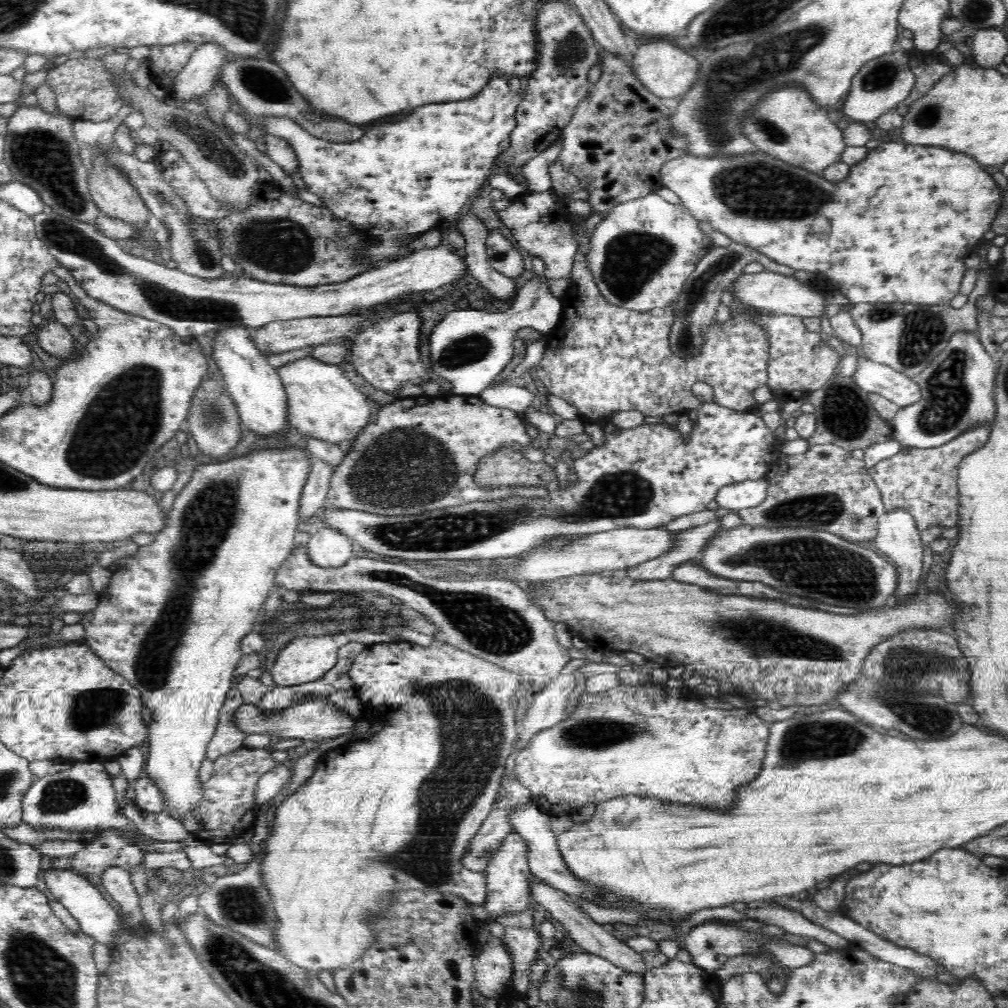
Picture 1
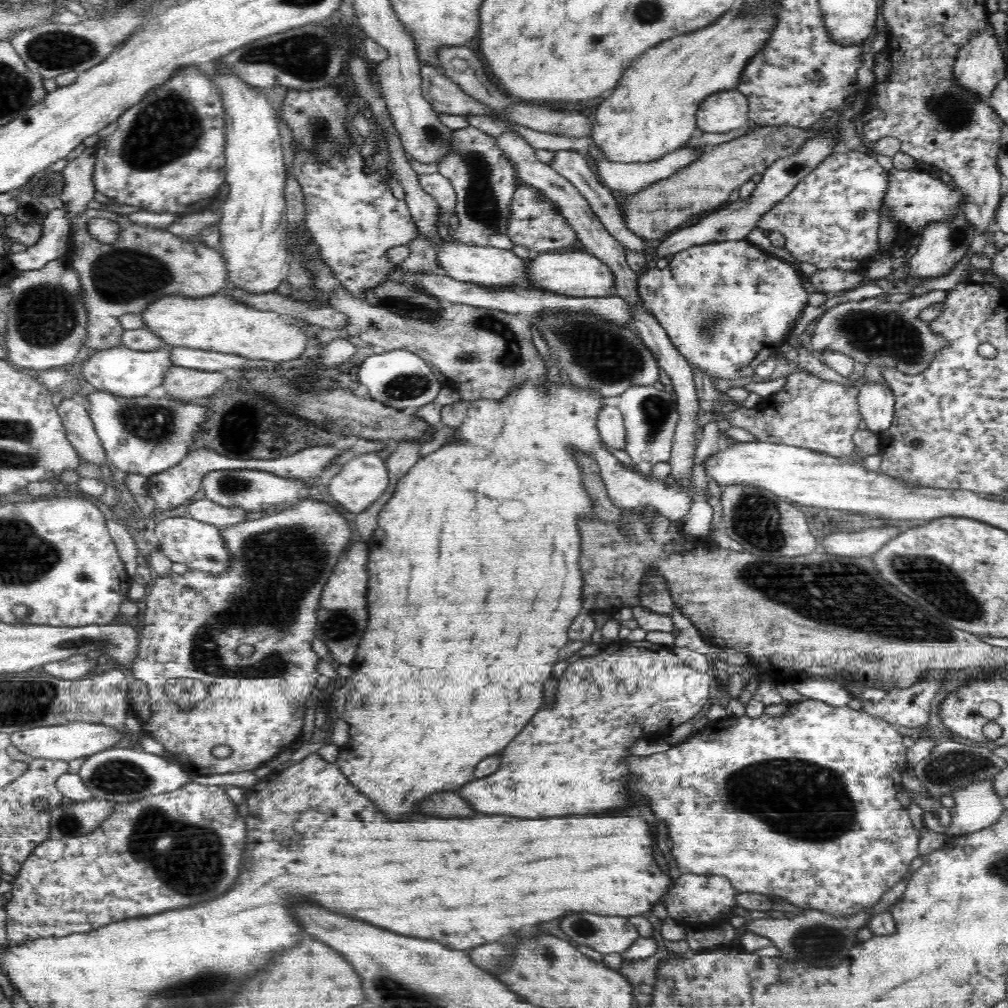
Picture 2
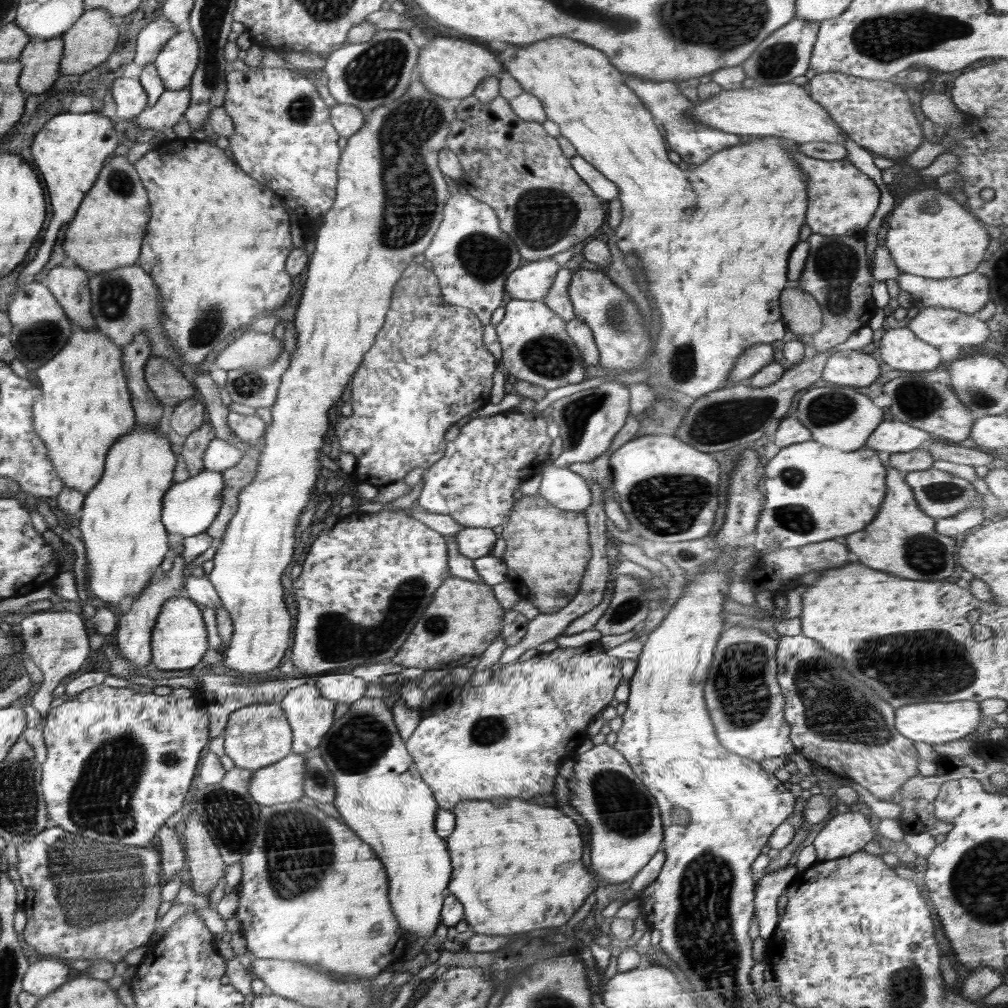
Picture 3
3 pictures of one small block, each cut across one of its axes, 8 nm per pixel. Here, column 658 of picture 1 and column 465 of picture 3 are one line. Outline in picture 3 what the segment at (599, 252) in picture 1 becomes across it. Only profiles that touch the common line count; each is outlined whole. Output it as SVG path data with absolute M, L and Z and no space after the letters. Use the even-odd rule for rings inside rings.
M450 194L443 209L442 222L423 254L432 262L443 299L450 305L469 308L480 319L484 335L492 313L502 304L508 275L523 259L514 241L500 228L492 208L471 194Z

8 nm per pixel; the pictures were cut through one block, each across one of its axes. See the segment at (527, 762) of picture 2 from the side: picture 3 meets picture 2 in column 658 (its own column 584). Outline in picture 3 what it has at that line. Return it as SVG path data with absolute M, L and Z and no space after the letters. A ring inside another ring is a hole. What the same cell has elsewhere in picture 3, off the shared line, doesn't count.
M600 643L586 644L577 648L561 648L557 647L554 651L549 653L538 654L536 657L529 660L515 663L510 663L498 667L492 674L488 683L472 687L469 684L458 686L459 692L454 692L452 698L452 706L442 706L438 710L434 710L430 716L421 718L418 726L414 732L407 738L405 745L414 760L417 772L428 783L430 790L432 790L434 798L440 809L452 810L460 800L468 798L478 798L478 800L488 800L488 798L500 798L500 796L508 796L508 798L522 798L528 800L532 796L538 794L550 794L554 791L554 778L558 774L558 769L568 759L576 758L578 754L576 750L586 738L591 738L588 735L588 724L592 722L592 718L600 712L609 702L614 699L615 691L622 682L621 660L620 658L606 655Z

